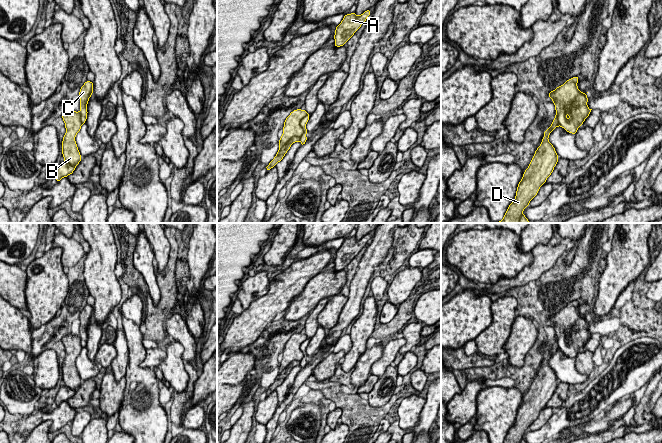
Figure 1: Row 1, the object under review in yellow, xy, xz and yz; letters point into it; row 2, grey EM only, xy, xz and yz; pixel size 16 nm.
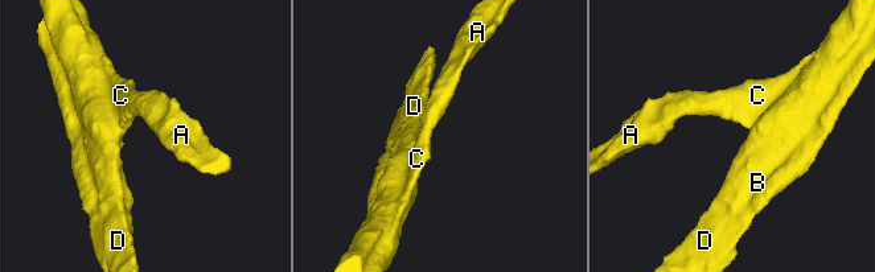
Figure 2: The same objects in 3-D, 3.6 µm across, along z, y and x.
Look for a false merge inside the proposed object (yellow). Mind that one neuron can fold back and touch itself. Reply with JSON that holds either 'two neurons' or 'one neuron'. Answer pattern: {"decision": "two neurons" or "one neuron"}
{"decision": "two neurons"}

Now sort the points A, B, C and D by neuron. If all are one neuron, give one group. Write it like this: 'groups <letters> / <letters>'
groups A C / B D

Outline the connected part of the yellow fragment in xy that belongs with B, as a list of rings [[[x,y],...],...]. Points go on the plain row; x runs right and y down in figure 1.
[[[72,333],[67,334],[62,338],[62,343],[66,352],[66,357],[62,365],[62,379],[65,385],[63,387],[61,386],[57,392],[55,398],[55,403],[57,406],[72,398],[75,391],[82,384],[75,365],[75,361],[82,350],[80,337],[73,335]]]

